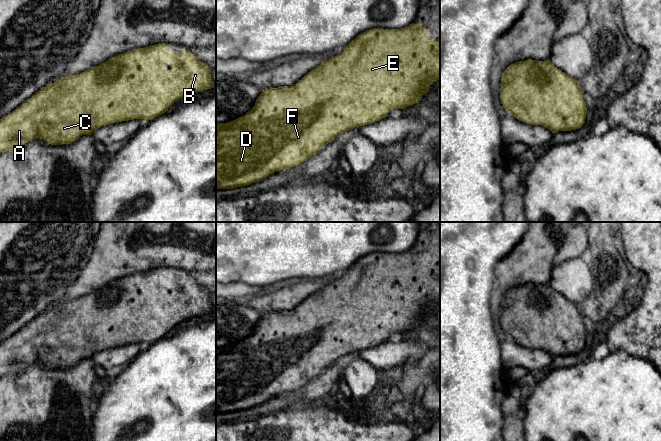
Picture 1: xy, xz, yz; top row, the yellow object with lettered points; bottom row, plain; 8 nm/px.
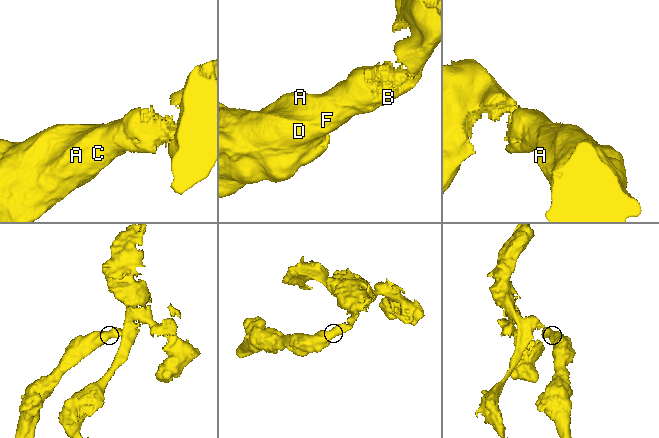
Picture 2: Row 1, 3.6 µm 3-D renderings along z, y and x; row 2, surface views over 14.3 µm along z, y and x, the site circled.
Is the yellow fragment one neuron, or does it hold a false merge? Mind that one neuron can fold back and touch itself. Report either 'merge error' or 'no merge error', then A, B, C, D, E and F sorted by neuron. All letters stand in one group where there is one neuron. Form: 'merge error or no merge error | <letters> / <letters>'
no merge error | A B C D E F

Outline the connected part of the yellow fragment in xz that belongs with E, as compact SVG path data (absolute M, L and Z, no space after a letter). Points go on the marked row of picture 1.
M412 23L401 29L374 28L367 30L353 39L341 54L329 60L322 61L318 67L311 70L296 84L262 90L253 108L244 116L228 123L216 123L216 189L234 189L247 186L265 179L276 171L297 166L320 151L326 144L333 141L338 134L355 127L359 128L363 125L380 121L388 116L390 110L404 109L415 103L419 103L422 96L428 92L430 85L438 80L440 80L440 37L431 39L426 28L421 23Z

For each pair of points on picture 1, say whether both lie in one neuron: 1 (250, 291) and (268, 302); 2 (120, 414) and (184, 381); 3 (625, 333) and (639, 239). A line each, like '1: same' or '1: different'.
1: different
2: same
3: same

